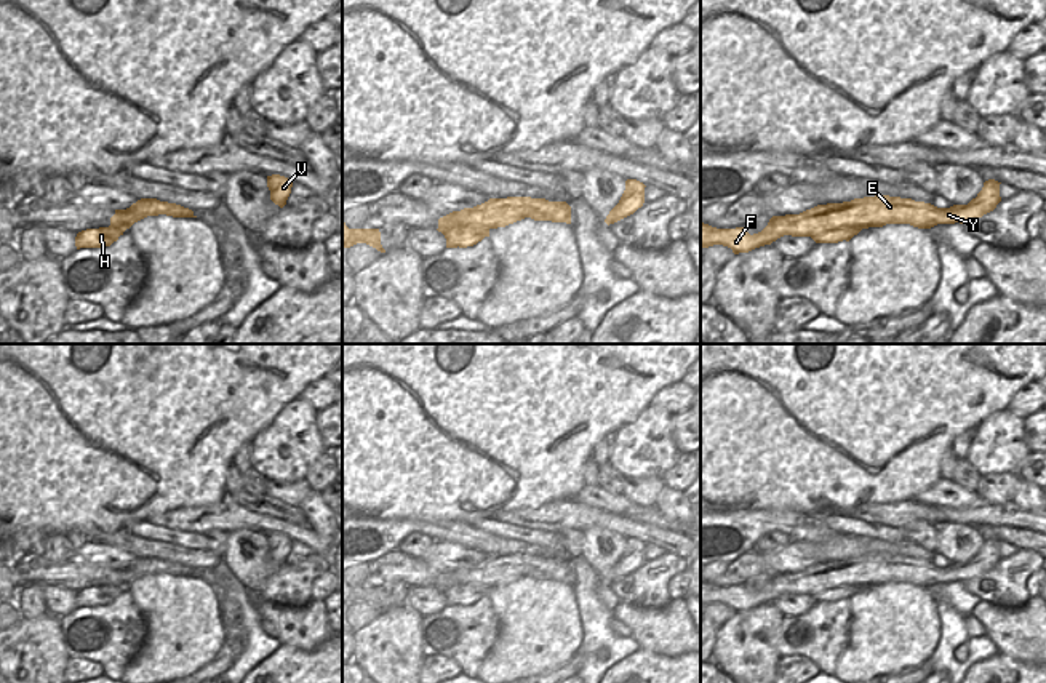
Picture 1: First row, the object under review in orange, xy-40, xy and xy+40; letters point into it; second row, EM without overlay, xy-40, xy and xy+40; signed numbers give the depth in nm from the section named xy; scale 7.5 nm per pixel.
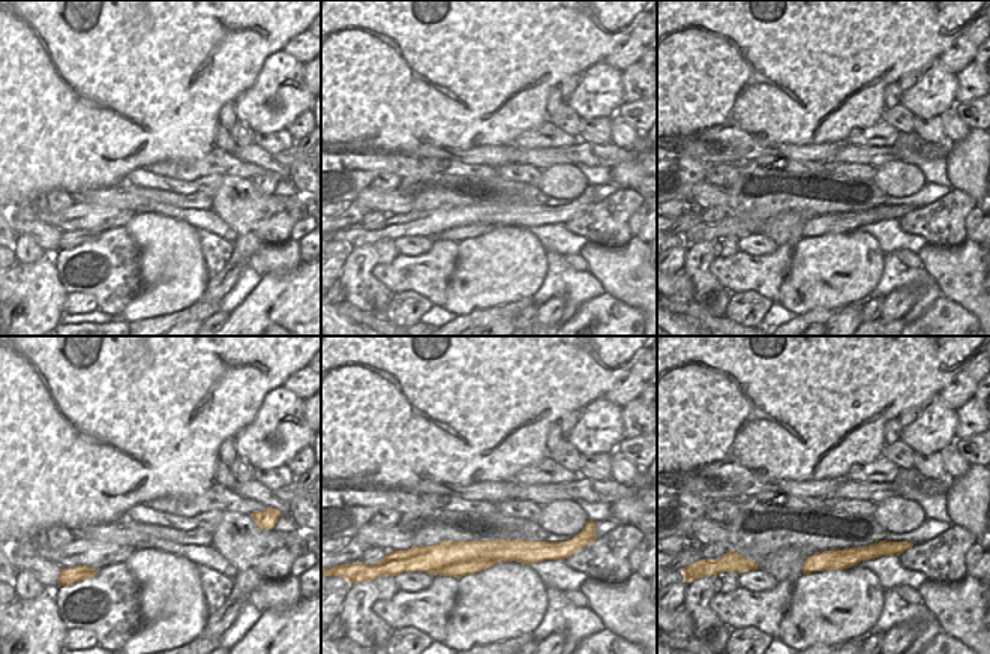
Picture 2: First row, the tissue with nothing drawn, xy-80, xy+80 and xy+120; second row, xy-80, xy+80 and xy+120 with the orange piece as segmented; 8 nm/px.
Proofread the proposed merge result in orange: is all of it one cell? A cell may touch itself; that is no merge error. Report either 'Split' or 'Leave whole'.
Split.

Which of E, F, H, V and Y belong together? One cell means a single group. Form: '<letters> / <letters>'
E F V Y / H

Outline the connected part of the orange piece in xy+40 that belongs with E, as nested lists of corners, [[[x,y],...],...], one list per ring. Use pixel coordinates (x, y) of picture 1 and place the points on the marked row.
[[[988,179],[968,205],[953,205],[950,208],[937,208],[931,203],[889,195],[817,205],[800,214],[773,216],[768,226],[753,235],[744,227],[717,229],[701,222],[701,248],[723,245],[739,254],[771,245],[784,235],[812,238],[828,230],[849,227],[868,229],[886,224],[910,224],[918,229],[931,229],[937,224],[966,224],[996,208],[1001,202],[1000,184]]]

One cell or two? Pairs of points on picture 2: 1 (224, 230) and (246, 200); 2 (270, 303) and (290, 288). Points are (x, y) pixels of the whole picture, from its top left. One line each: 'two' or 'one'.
1: two
2: one

